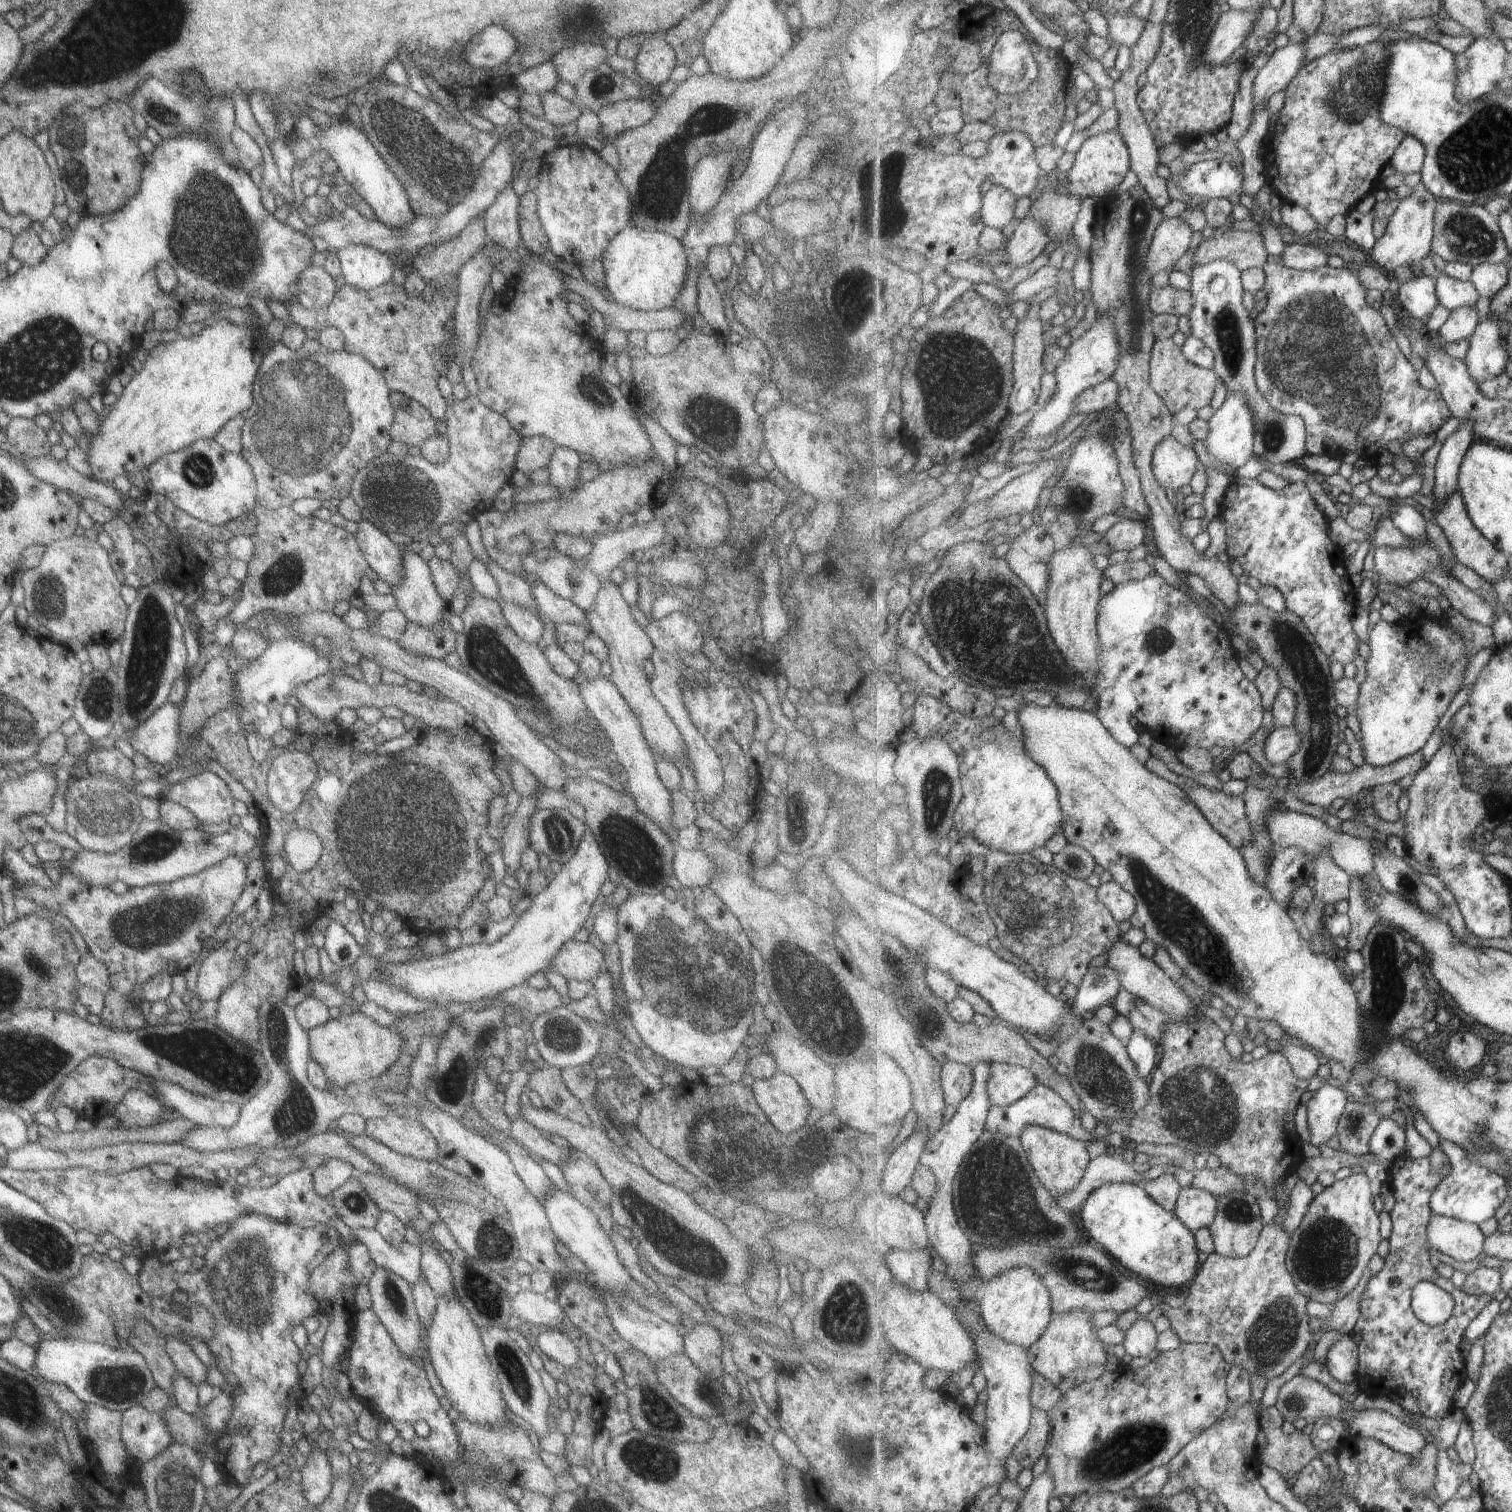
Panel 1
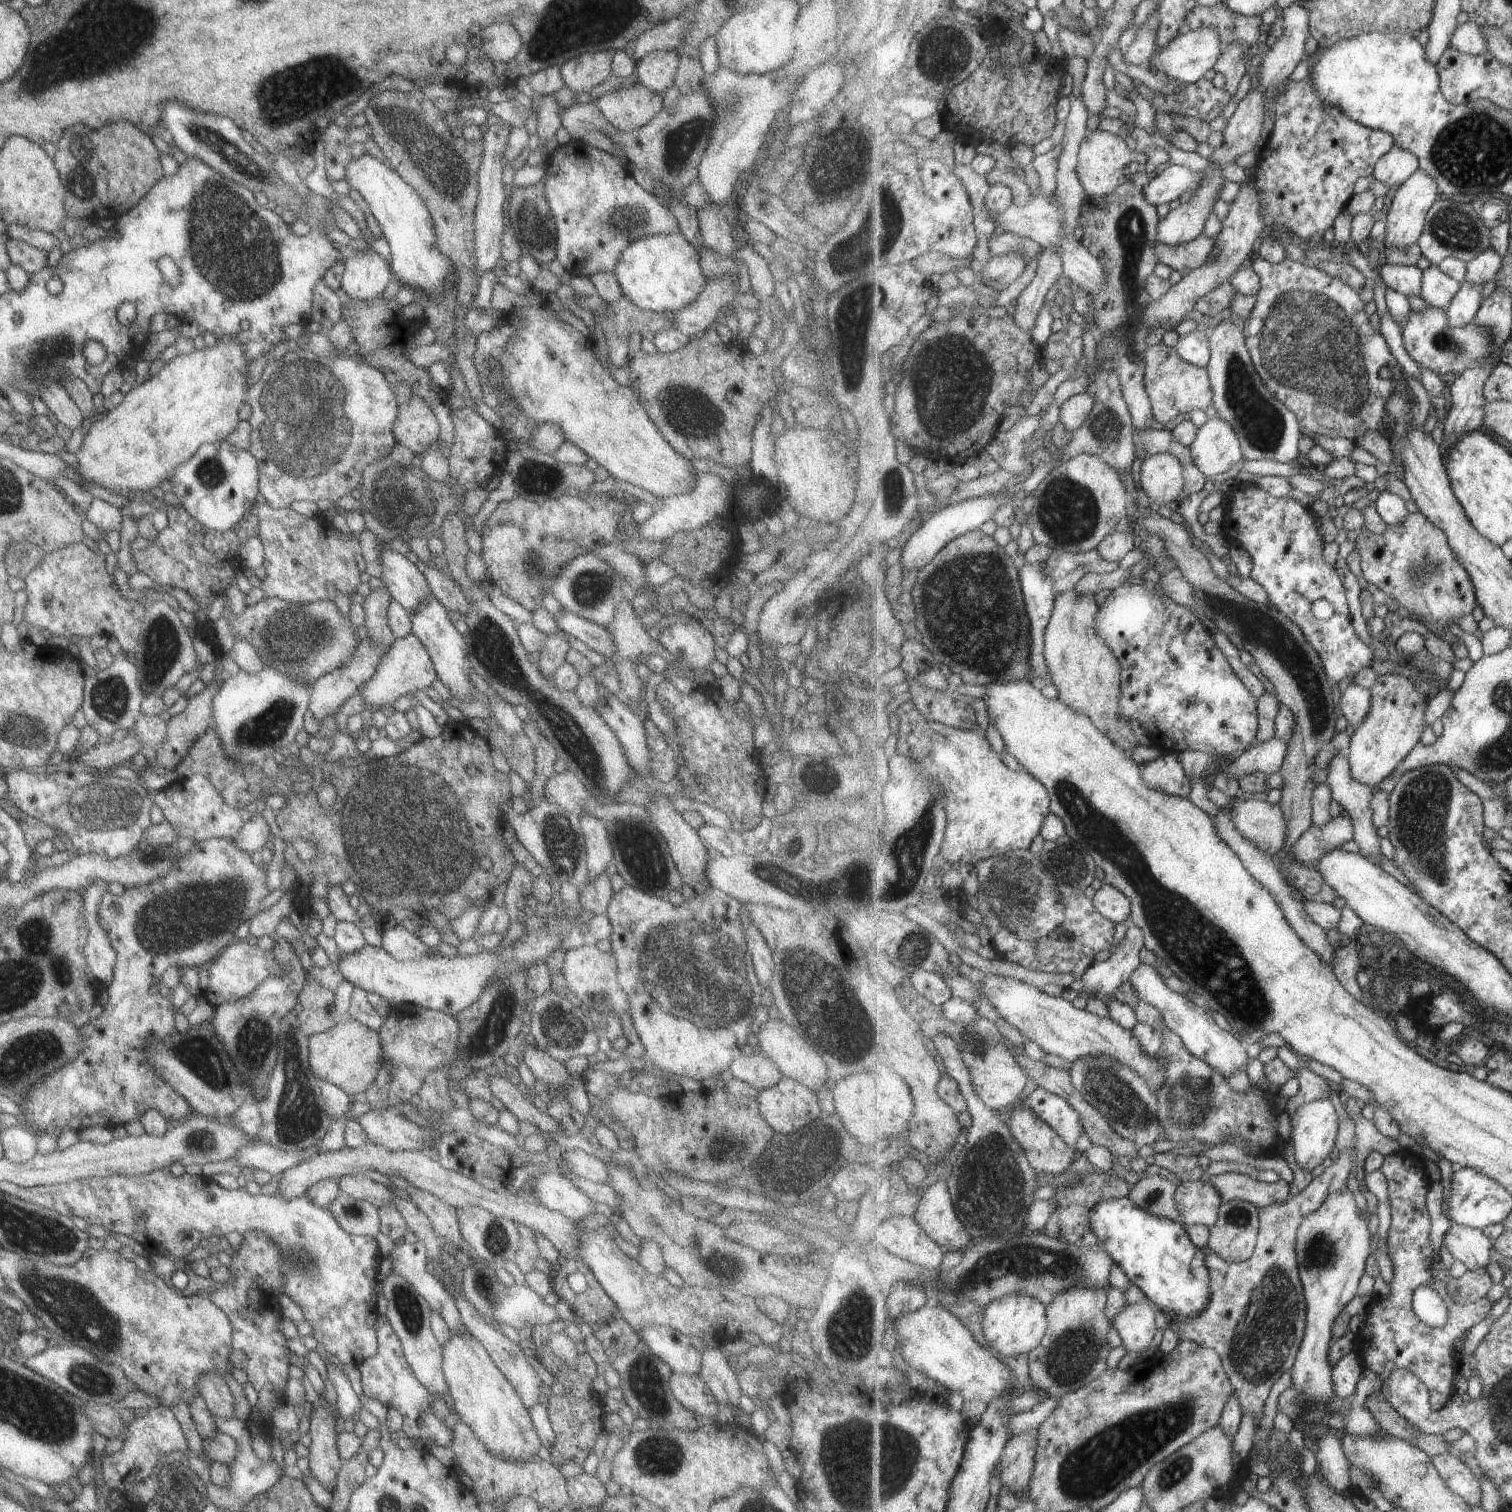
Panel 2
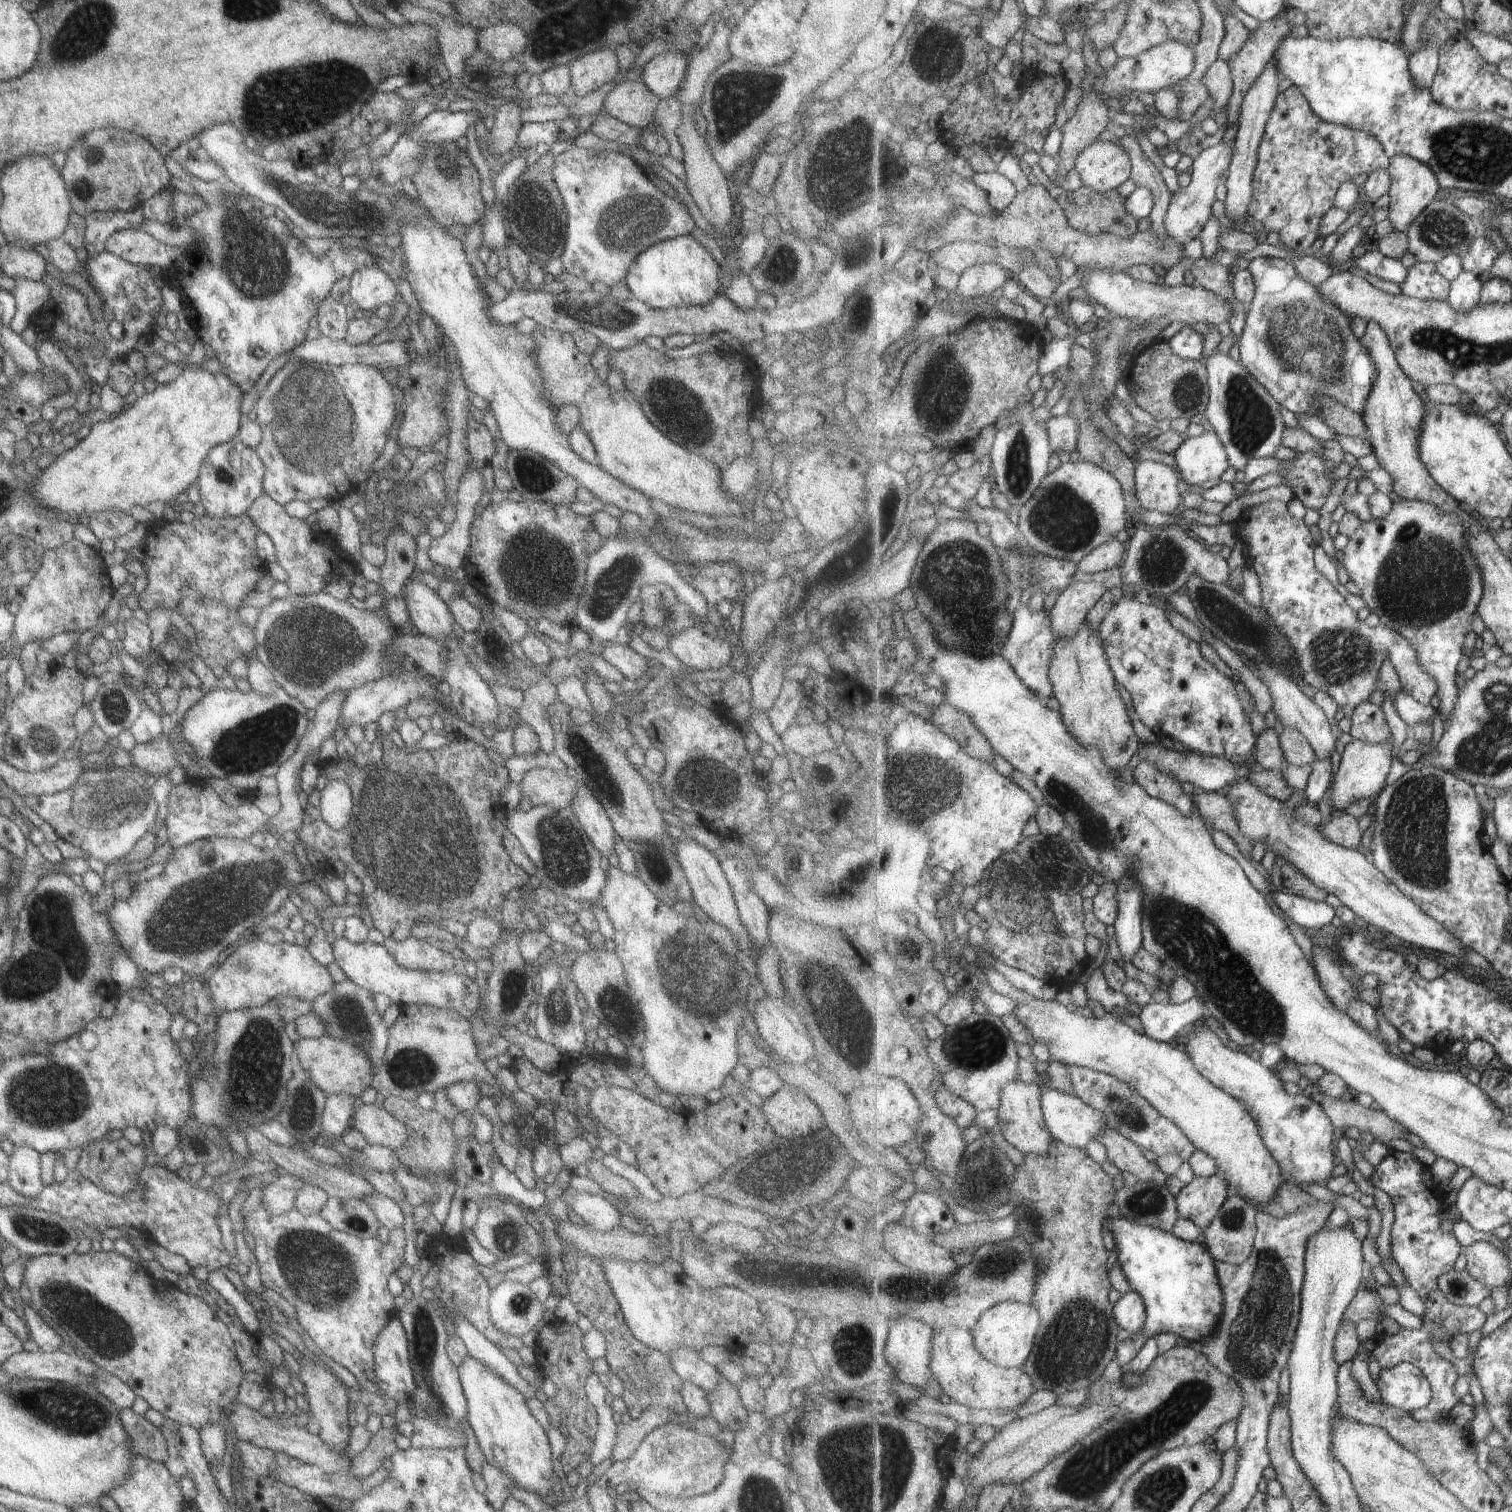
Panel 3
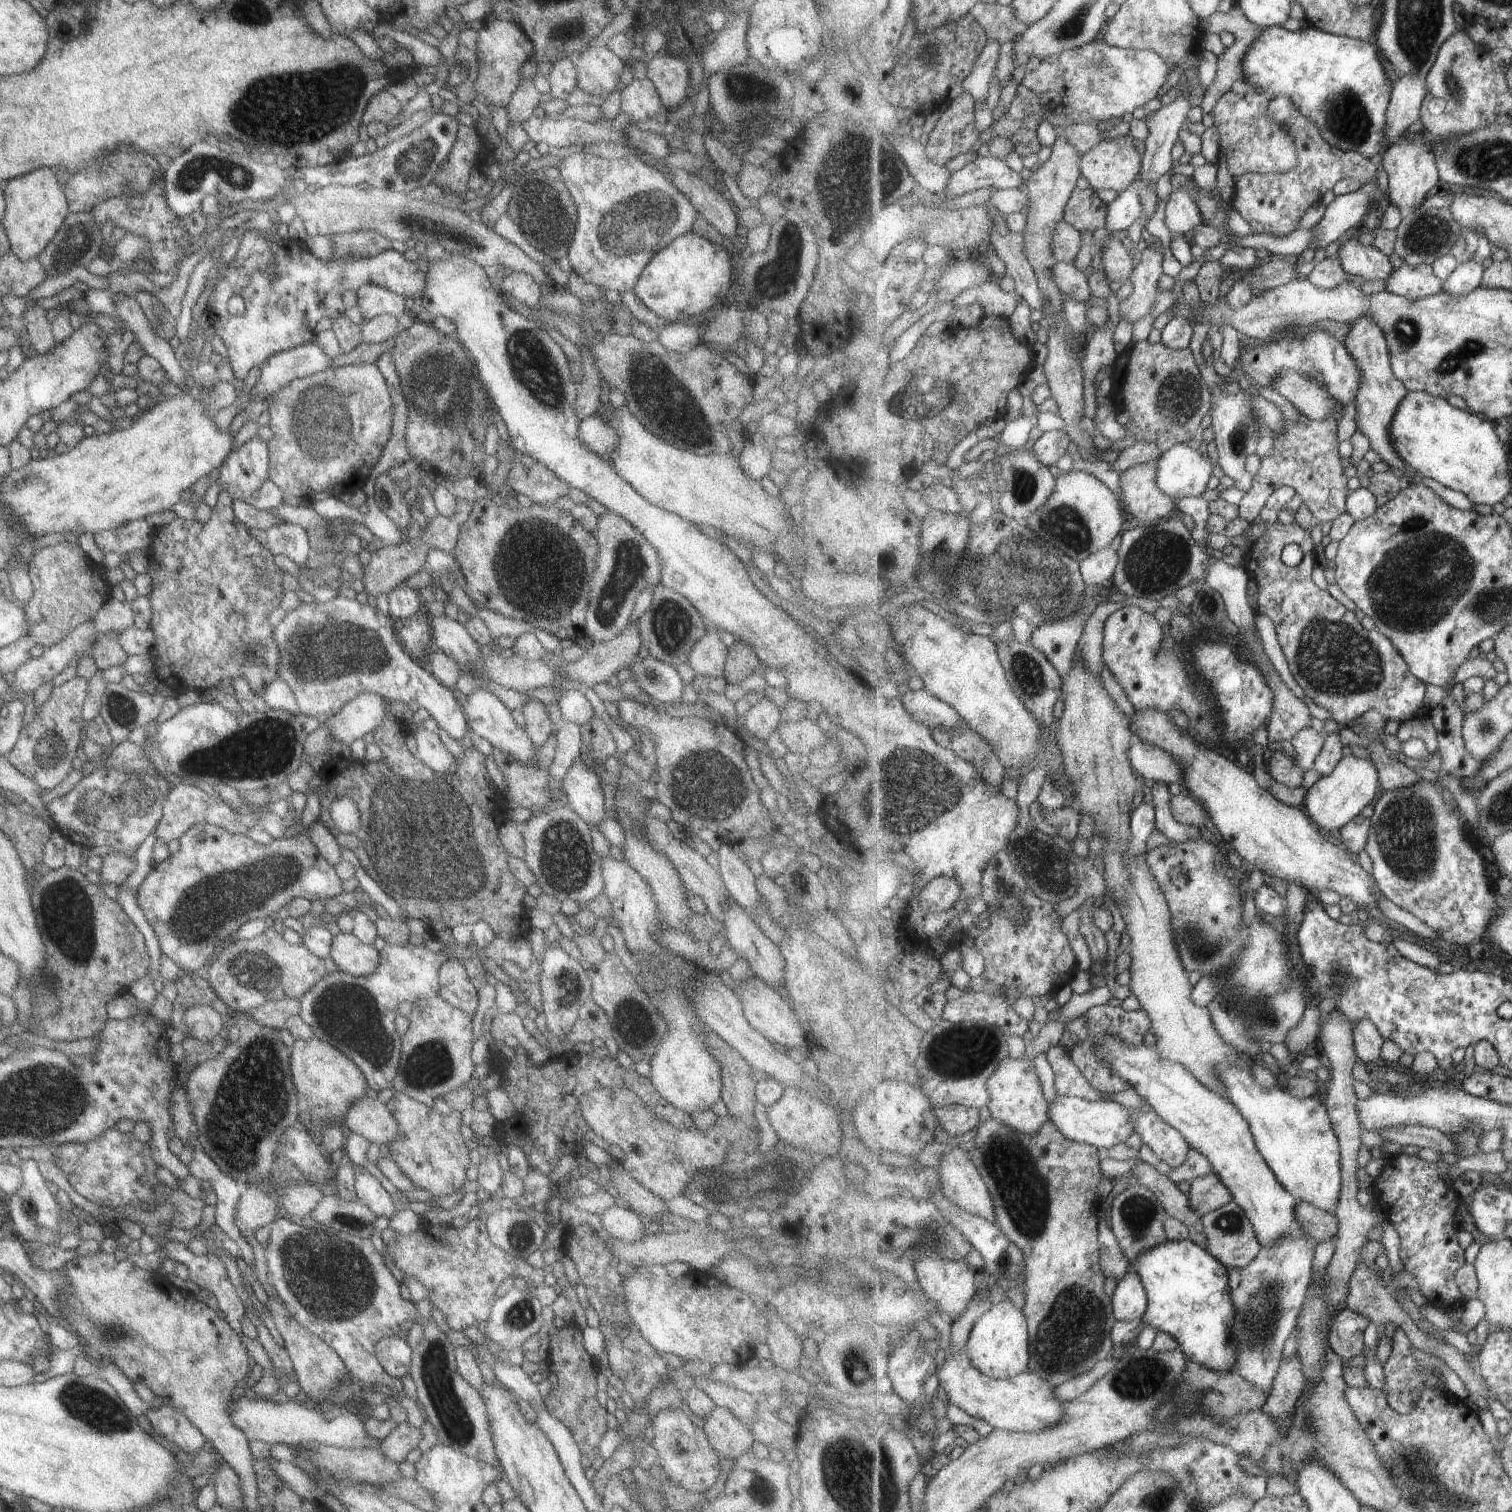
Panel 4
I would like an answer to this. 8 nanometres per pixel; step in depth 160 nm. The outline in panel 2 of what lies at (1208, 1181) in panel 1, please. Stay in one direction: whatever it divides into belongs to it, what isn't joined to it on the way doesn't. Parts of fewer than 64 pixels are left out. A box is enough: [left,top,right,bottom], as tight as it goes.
[1209,1172,1293,1208]

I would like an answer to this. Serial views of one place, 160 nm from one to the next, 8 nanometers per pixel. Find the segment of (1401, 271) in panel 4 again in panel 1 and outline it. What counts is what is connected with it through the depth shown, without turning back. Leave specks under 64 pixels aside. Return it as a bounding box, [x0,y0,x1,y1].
[1435,272,1481,313]

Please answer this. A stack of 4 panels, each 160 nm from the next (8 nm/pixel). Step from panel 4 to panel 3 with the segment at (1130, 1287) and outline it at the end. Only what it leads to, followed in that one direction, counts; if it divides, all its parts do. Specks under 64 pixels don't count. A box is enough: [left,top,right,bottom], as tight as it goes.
[1114,1289,1147,1334]

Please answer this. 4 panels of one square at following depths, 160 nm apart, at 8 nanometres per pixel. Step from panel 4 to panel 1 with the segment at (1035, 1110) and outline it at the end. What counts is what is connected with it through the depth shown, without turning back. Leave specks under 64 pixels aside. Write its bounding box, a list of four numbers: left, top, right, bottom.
[1020,1126,1093,1198]

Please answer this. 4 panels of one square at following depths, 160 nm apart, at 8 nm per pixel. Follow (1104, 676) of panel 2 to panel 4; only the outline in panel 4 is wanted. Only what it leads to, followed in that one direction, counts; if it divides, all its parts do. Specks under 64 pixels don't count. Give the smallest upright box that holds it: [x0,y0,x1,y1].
[1054,663,1239,1098]

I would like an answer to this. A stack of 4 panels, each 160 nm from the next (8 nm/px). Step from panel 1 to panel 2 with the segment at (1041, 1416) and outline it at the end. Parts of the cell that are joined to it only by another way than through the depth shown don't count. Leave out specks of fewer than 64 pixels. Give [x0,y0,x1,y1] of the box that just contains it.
[1000,1432,1039,1493]

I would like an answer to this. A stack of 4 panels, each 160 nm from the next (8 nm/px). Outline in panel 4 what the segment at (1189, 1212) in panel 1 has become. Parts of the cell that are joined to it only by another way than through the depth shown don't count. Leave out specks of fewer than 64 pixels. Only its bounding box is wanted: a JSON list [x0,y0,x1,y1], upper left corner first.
[1188,1169,1234,1216]

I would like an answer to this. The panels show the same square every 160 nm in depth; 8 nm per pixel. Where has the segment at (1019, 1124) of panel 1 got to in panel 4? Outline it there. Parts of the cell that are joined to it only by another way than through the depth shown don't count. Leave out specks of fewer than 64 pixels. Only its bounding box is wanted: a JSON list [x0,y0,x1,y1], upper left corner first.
[1049,1095,1133,1150]

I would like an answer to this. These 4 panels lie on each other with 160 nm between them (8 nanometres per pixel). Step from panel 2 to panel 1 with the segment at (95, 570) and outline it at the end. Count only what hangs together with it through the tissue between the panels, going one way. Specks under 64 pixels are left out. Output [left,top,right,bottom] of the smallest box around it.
[21,531,128,646]

